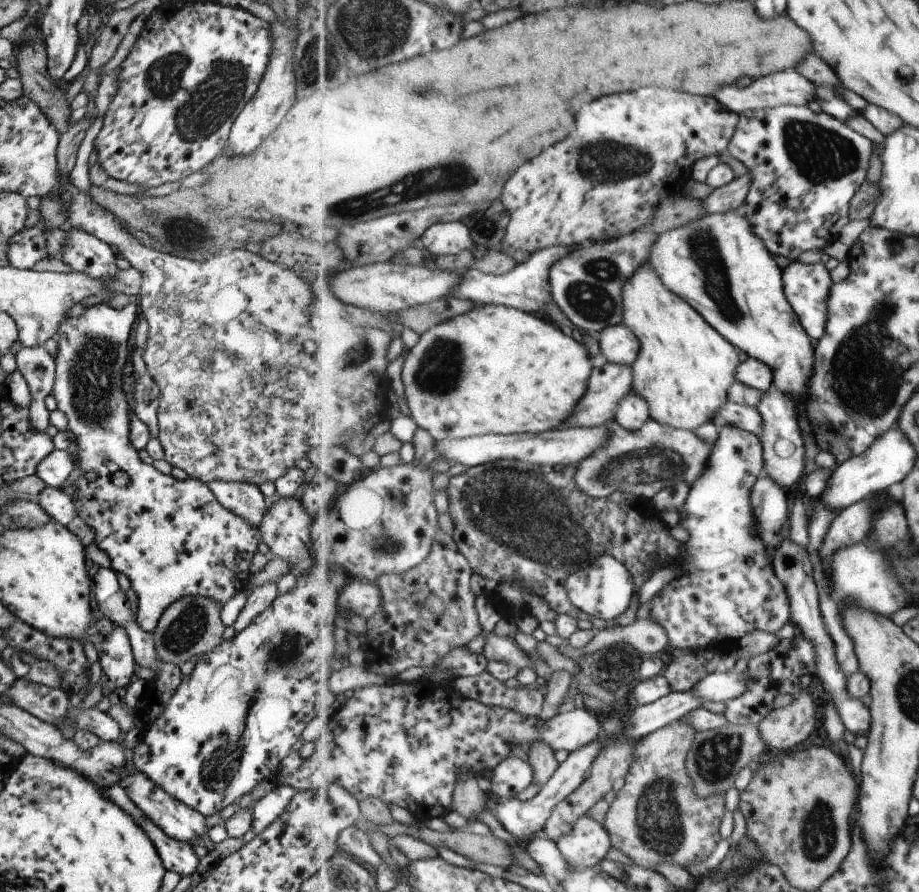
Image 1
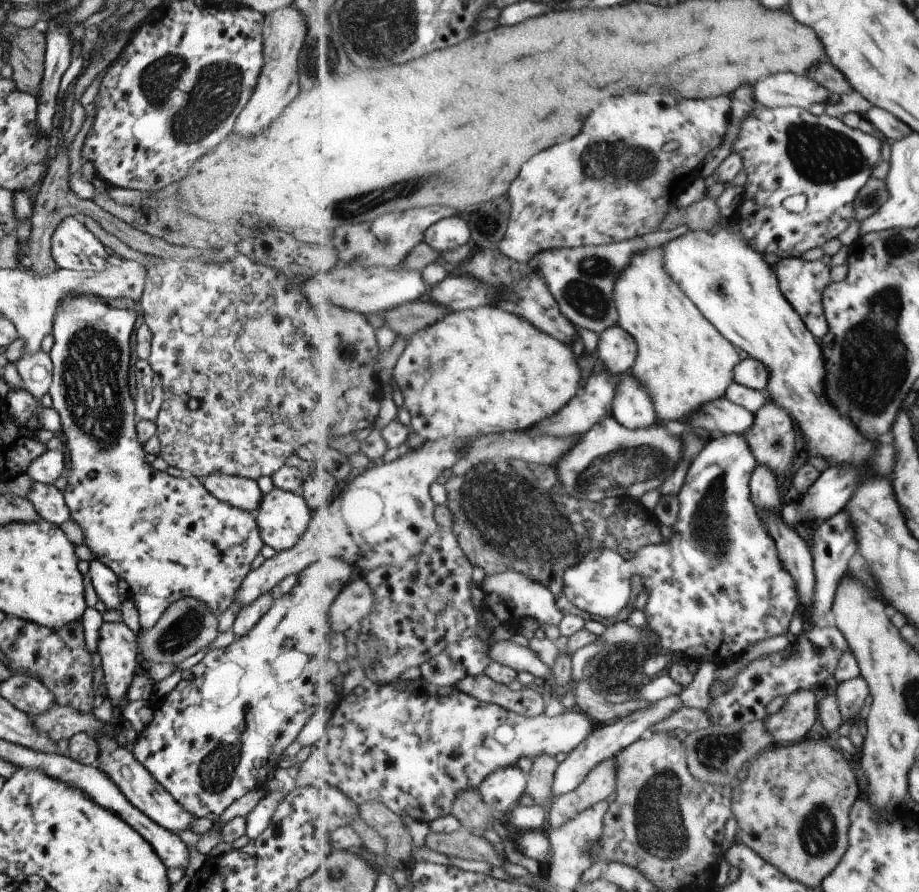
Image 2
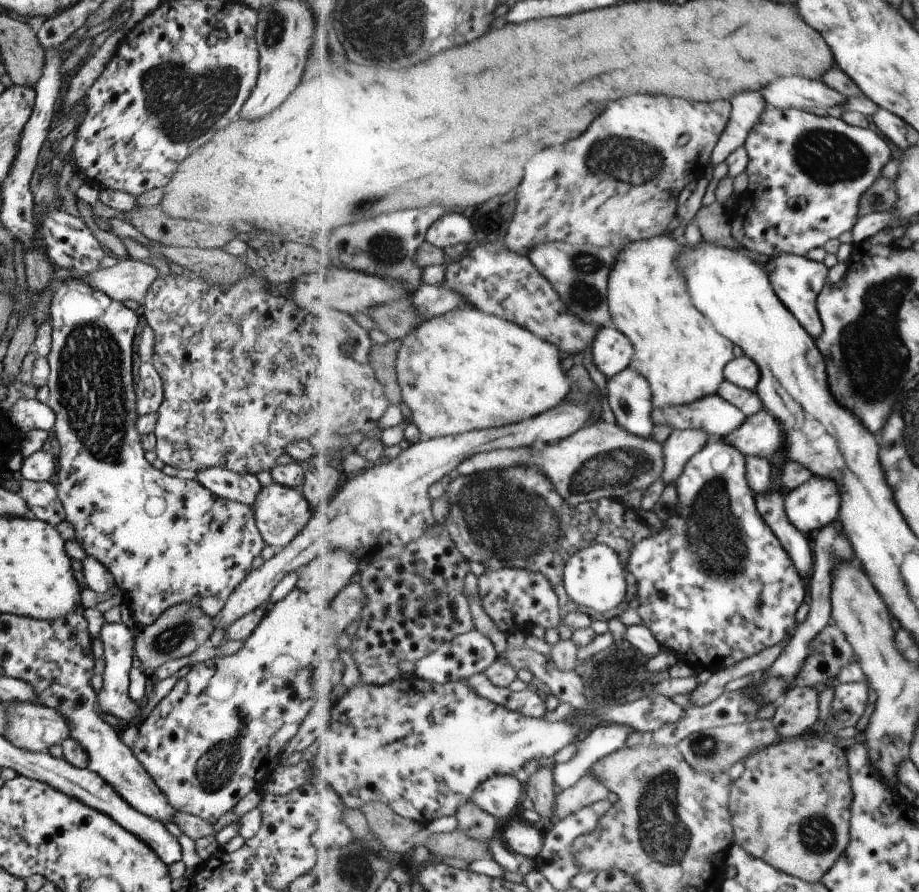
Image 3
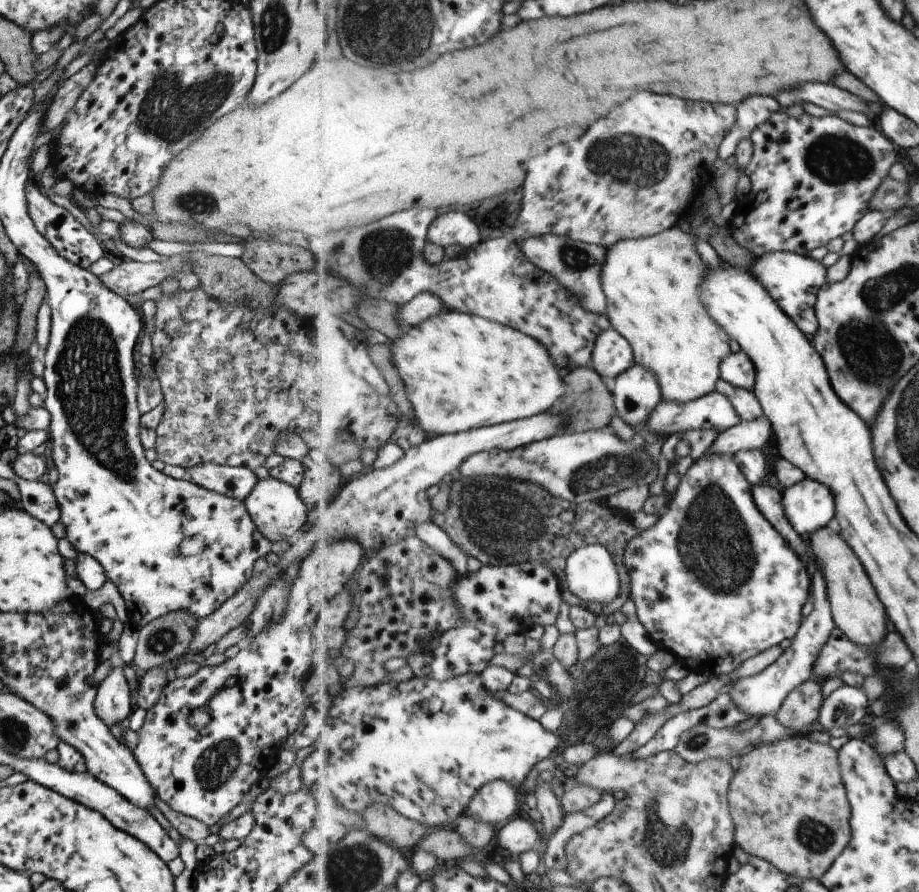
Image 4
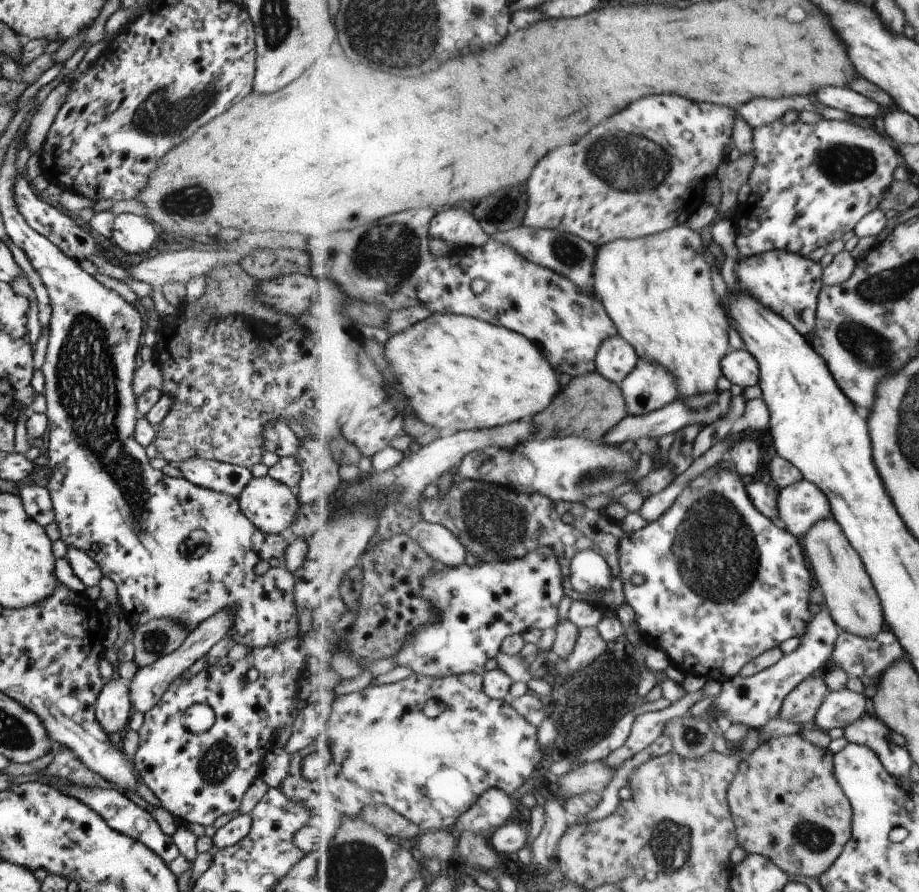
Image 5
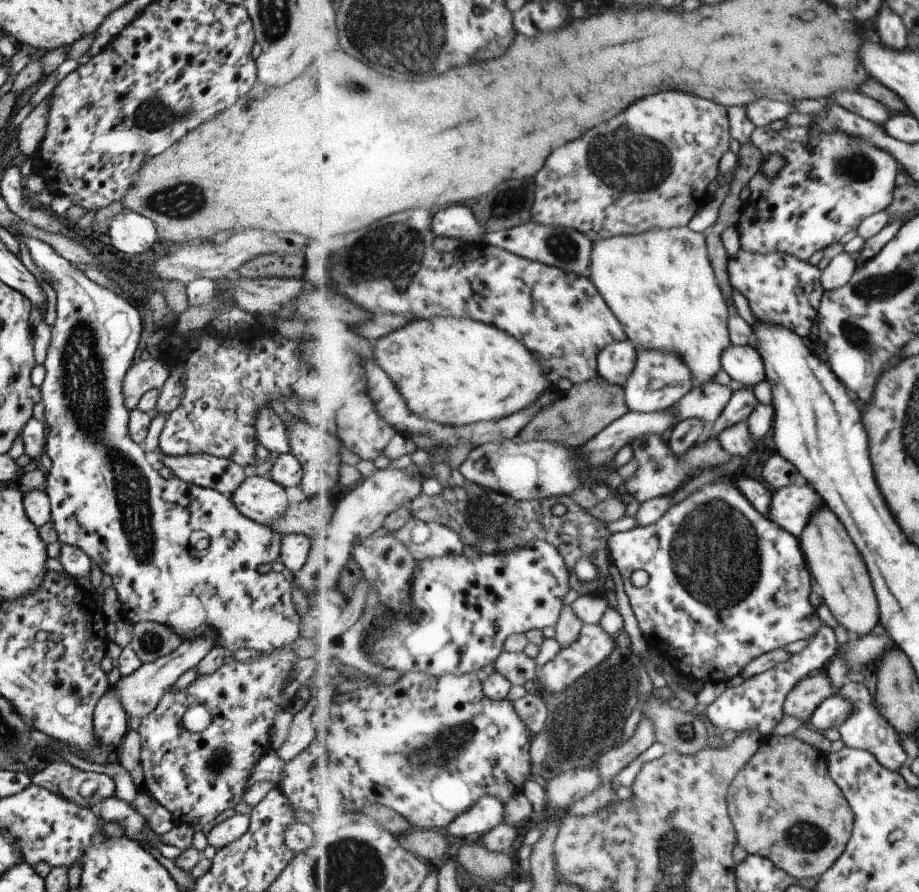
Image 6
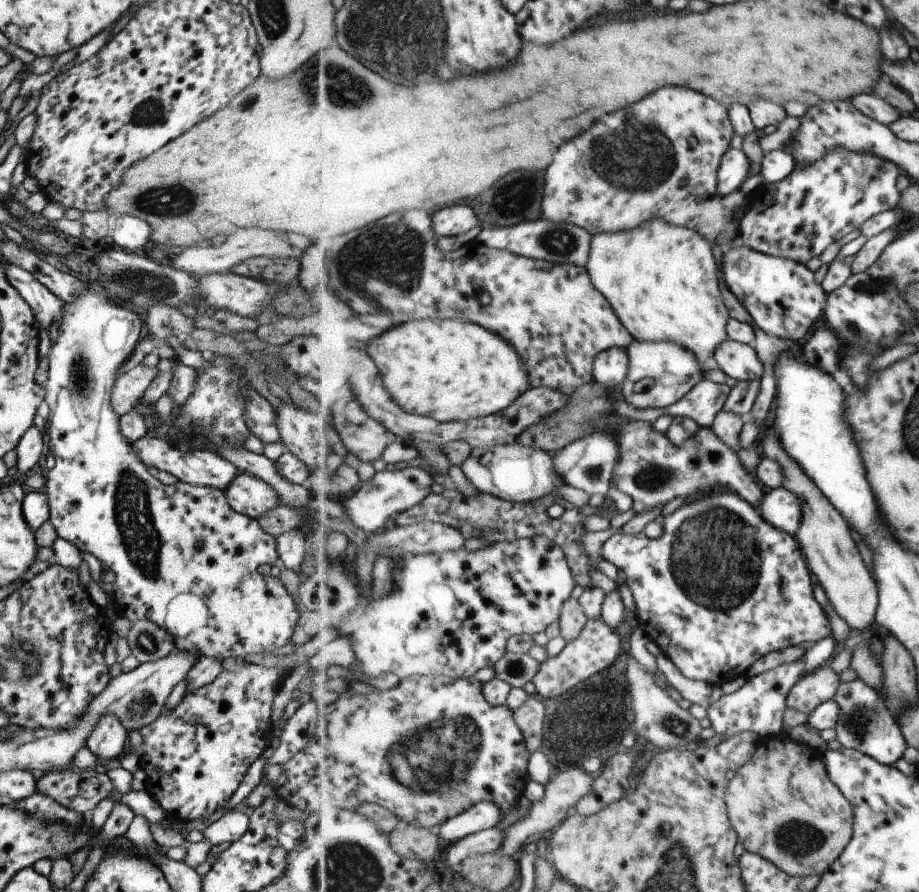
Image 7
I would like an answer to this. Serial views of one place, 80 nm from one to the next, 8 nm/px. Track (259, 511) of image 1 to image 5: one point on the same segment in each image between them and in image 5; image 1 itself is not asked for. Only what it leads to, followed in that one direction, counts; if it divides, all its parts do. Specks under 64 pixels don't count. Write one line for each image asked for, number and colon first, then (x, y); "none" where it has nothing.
2: (241, 492)
3: (240, 487)
4: (235, 482)
5: (222, 477)

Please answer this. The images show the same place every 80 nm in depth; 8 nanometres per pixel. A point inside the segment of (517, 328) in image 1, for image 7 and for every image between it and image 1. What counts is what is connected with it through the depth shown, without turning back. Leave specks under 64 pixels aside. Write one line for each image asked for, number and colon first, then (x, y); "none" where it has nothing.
2: (476, 372)
3: (465, 370)
4: (461, 372)
5: (459, 373)
6: (456, 371)
7: (452, 370)

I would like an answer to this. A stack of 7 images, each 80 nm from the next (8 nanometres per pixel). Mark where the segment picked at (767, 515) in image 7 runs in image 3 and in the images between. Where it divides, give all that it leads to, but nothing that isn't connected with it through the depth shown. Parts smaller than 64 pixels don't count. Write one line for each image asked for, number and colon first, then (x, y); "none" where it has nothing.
3: (811, 507)
4: (808, 506)
5: (808, 505)
6: (792, 507)

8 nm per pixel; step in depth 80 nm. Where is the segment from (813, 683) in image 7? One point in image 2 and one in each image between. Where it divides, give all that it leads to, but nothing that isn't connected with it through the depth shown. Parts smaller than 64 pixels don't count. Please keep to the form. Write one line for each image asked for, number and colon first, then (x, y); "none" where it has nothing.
2: (791, 723)
3: (800, 708)
4: (802, 706)
5: (801, 705)
6: (809, 694)

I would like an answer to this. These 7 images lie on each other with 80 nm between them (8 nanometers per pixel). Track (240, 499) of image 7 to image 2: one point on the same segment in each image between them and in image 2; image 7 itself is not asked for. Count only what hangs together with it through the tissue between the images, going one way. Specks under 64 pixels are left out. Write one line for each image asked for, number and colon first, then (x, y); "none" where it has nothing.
2: (281, 517)
3: (280, 512)
4: (274, 507)
5: (270, 506)
6: (257, 497)

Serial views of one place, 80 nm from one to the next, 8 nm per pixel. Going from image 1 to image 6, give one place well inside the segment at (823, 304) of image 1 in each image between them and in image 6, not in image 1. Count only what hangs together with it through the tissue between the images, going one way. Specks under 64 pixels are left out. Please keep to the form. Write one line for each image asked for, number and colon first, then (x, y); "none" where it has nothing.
2: (803, 282)
3: (798, 280)
4: (794, 281)
5: (790, 284)
6: (782, 290)

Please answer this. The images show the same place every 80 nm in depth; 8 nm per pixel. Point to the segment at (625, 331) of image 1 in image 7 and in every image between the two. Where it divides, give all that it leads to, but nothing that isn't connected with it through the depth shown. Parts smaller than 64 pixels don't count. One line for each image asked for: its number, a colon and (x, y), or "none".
2: (617, 349)
3: (612, 352)
4: (614, 355)
5: (617, 358)
6: (616, 362)
7: (611, 369)

